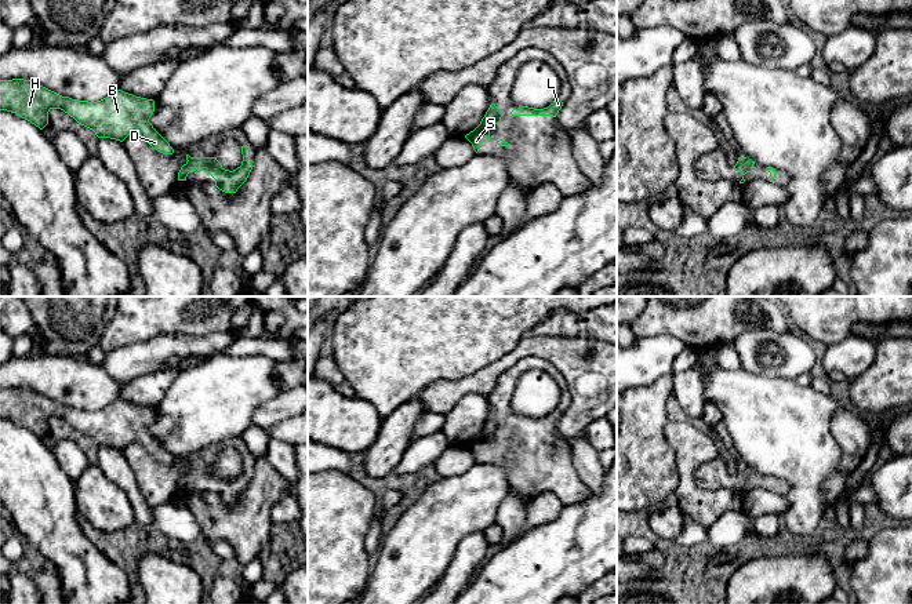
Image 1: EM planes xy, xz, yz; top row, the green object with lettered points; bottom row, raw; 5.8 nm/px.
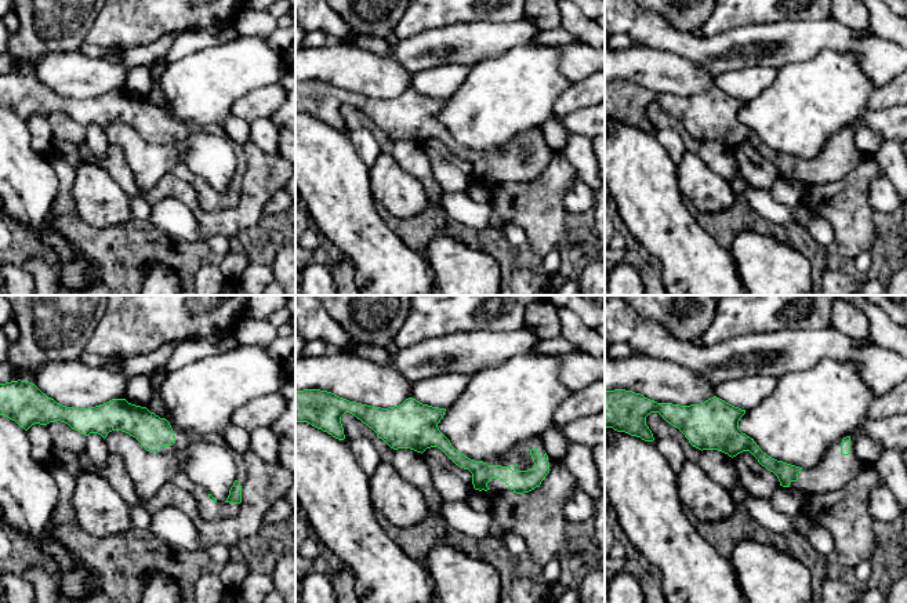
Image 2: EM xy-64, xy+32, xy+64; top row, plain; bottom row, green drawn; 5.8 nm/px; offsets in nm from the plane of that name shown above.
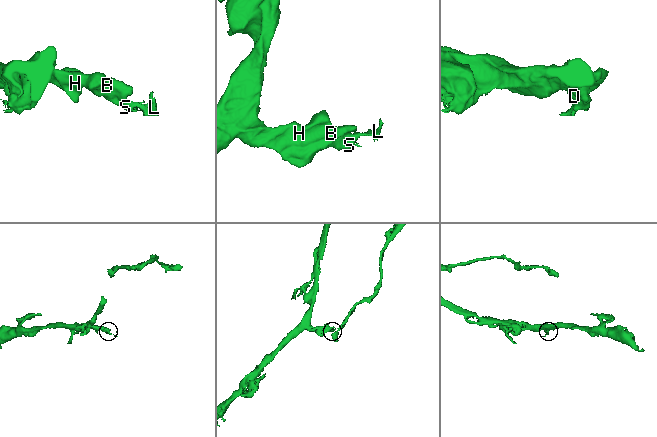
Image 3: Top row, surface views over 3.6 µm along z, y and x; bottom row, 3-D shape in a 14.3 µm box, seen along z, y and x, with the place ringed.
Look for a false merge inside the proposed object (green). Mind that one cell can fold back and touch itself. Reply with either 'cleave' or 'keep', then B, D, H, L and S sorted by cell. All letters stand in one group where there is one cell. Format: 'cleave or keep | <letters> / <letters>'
keep | B D H L S

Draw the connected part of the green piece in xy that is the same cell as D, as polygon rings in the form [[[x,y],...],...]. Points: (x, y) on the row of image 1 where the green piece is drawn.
[[[0,80],[0,110],[15,113],[40,130],[48,124],[48,112],[61,109],[79,124],[92,130],[98,138],[123,142],[128,135],[141,135],[153,149],[172,154],[174,149],[149,123],[155,101],[121,90],[97,101],[62,97],[34,81]]]

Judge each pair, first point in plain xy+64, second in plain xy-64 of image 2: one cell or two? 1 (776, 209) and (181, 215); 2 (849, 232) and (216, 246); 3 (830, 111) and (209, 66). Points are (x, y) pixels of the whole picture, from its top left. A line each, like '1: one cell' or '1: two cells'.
1: one cell
2: two cells
3: one cell

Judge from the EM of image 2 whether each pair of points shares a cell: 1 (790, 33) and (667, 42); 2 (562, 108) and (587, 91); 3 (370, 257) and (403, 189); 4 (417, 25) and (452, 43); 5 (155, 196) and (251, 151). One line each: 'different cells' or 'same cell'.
1: same cell
2: same cell
3: different cells
4: different cells
5: same cell

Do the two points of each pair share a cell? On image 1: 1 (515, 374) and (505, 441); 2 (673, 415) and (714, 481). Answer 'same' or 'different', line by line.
1: same
2: different

